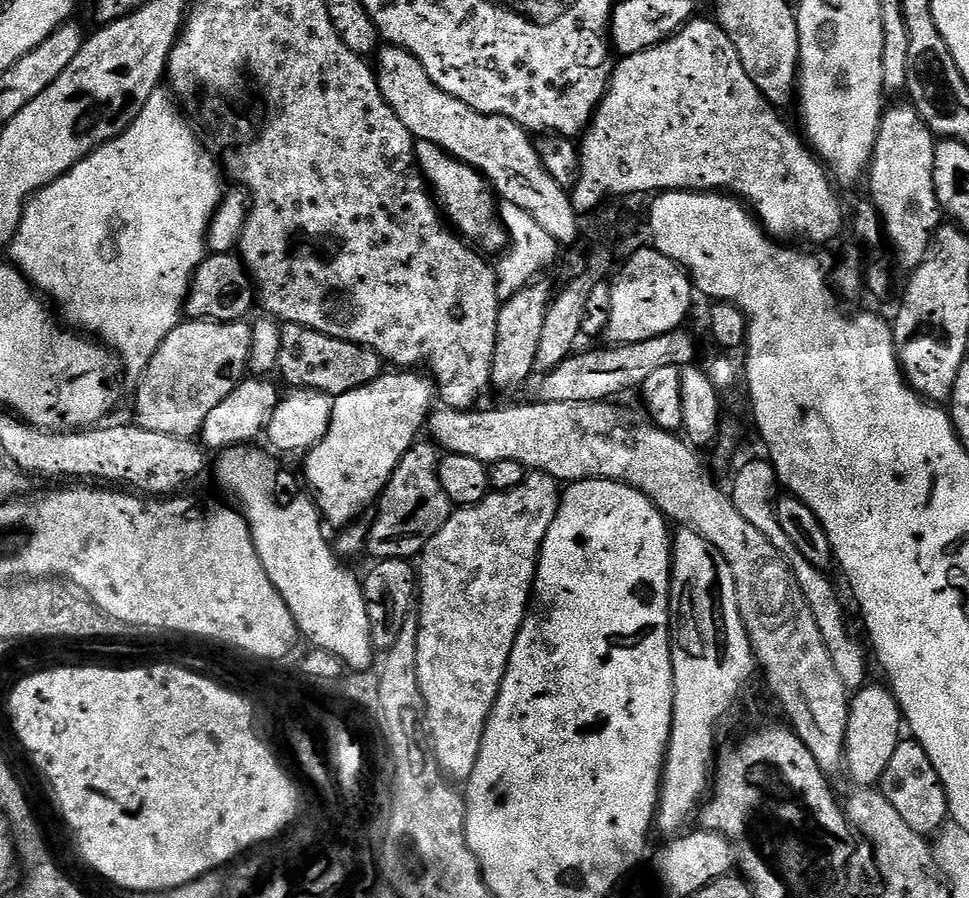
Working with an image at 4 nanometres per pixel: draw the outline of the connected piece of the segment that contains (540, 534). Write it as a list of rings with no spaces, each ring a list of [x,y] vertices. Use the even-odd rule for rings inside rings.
[[[533,471],[531,474],[525,475],[524,481],[514,490],[492,492],[482,503],[474,504],[470,508],[457,507],[453,511],[452,517],[446,522],[446,526],[442,526],[442,530],[438,530],[438,534],[424,547],[423,552],[418,557],[418,619],[420,622],[418,680],[420,682],[420,694],[423,707],[428,707],[428,728],[432,731],[433,749],[431,748],[431,751],[434,753],[434,759],[439,764],[440,771],[453,781],[467,782],[472,777],[472,771],[478,762],[484,731],[488,725],[488,719],[492,716],[492,708],[496,705],[496,699],[510,662],[510,654],[514,650],[520,628],[524,624],[524,617],[530,611],[530,601],[534,596],[536,582],[536,563],[540,560],[540,547],[558,514],[561,495],[561,481],[555,480],[545,472]]]

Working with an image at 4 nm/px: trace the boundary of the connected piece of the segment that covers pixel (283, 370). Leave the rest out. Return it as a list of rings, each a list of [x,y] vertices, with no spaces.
[[[284,324],[280,333],[282,346],[278,349],[278,376],[292,388],[312,388],[335,398],[374,382],[382,374],[379,354],[360,344],[330,338],[318,330],[303,328],[301,324]]]

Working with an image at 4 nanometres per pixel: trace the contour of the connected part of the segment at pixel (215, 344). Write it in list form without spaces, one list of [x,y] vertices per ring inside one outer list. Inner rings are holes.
[[[188,320],[170,330],[170,334],[166,334],[166,342],[162,342],[154,358],[150,358],[150,366],[146,366],[138,378],[135,423],[146,430],[155,430],[157,434],[174,434],[187,440],[199,437],[210,410],[214,410],[214,406],[225,400],[245,379],[248,355],[252,349],[251,337],[252,324],[248,322],[218,324],[214,320]]]

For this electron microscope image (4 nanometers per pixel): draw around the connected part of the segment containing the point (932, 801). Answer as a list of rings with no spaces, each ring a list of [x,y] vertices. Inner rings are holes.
[[[901,739],[898,750],[894,750],[894,755],[886,765],[878,788],[884,793],[890,806],[894,806],[898,814],[902,814],[906,826],[910,826],[910,830],[918,835],[928,838],[931,837],[931,832],[939,833],[945,827],[949,819],[946,790],[938,778],[938,770],[934,770],[934,762],[930,762],[930,754],[926,754],[926,750],[922,750],[916,740]]]

